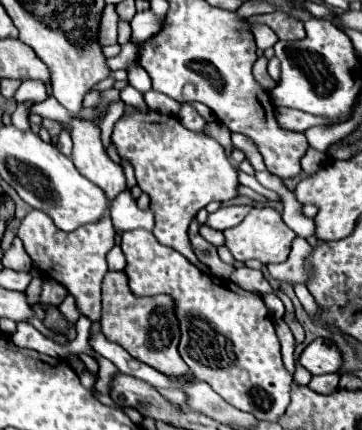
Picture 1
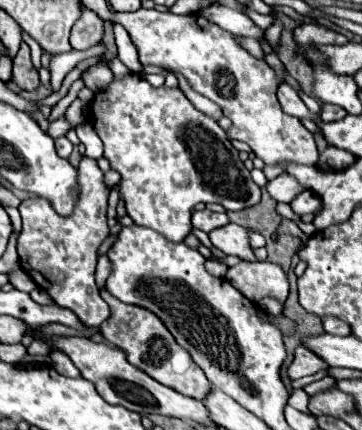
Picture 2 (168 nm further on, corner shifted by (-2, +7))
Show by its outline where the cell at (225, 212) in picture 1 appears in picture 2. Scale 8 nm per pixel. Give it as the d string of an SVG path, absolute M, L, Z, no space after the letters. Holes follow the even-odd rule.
M199 210L199 212L193 212L191 222L195 228L201 228L203 232L211 232L213 228L229 224L229 216L227 216L227 212L219 214L219 212L211 212L211 210Z

